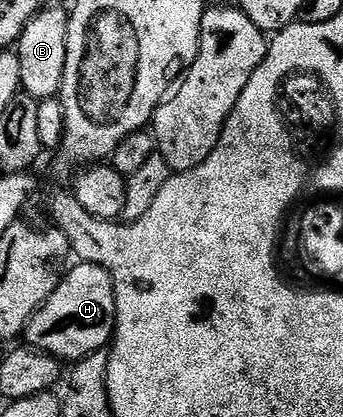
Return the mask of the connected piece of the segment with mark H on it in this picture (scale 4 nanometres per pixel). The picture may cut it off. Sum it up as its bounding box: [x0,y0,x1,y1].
[23,262,117,365]

